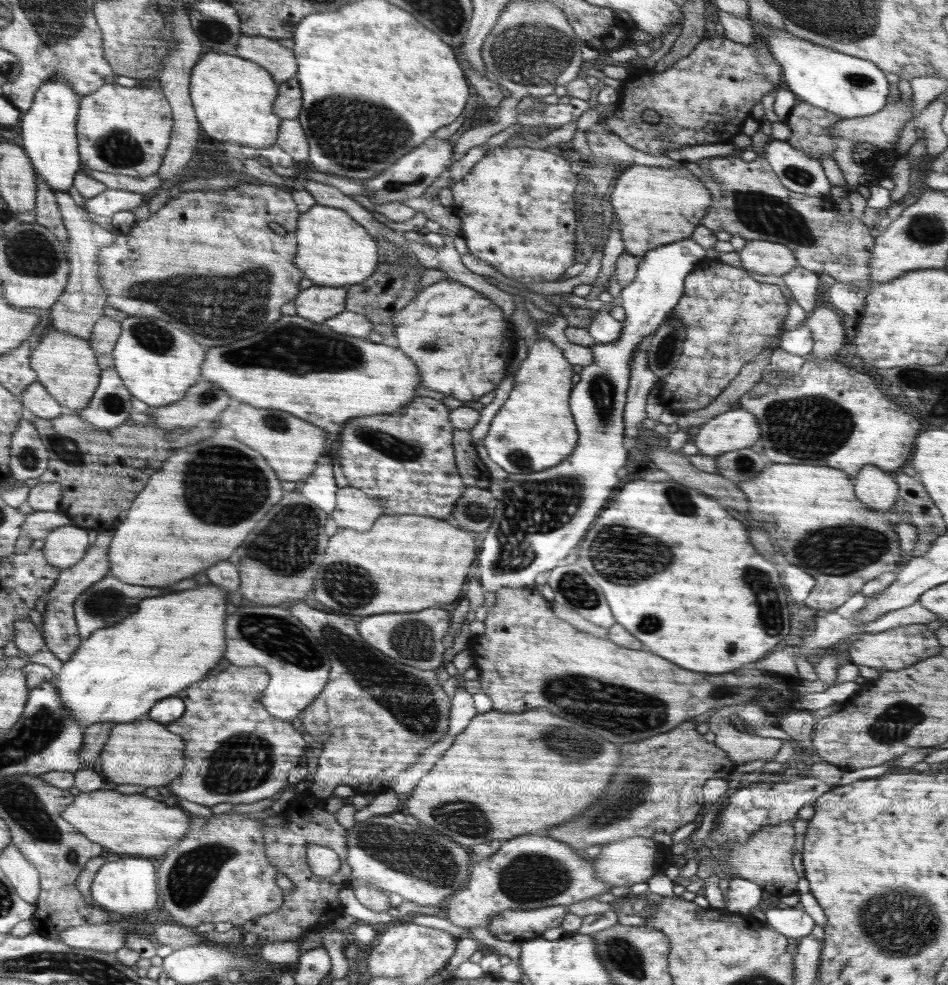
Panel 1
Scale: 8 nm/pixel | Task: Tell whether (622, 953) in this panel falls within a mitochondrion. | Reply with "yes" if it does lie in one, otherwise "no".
yes

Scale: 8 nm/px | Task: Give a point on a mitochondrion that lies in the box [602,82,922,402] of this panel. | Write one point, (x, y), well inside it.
(759, 212)

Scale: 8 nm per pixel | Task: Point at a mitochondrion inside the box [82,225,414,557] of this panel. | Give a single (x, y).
(232, 316)

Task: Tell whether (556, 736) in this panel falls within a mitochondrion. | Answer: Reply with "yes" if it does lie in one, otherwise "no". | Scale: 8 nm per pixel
yes

